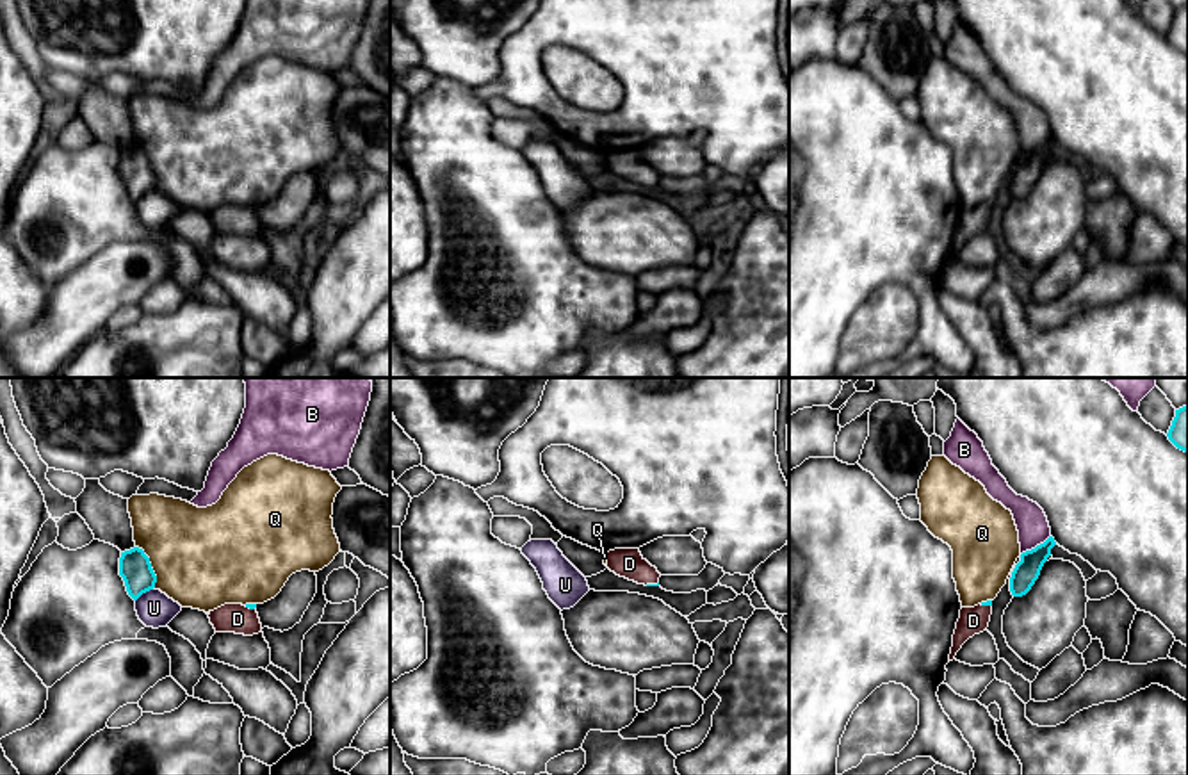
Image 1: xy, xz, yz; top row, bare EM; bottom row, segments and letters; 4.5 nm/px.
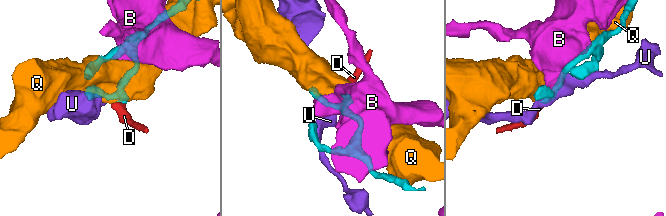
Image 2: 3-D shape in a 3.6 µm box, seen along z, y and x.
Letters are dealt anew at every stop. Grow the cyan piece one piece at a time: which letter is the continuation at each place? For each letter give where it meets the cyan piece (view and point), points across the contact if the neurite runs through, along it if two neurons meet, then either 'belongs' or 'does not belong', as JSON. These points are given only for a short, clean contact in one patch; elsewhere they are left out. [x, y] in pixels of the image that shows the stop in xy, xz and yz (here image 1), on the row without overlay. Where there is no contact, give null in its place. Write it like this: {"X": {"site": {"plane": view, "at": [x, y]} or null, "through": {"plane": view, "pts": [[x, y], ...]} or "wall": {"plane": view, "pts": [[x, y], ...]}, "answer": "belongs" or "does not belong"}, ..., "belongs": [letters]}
{"B": {"site": {"plane": "yz", "at": [1037, 146]}, "answer": "does not belong"}, "D": {"site": {"plane": "xz", "at": [650, 186]}, "through": {"plane": "xz", "pts": [[658, 184], [650, 186], [629, 164]]}, "answer": "belongs"}, "Q": {"site": {"plane": "xy", "at": [150, 166]}, "answer": "does not belong"}, "U": {"site": {"plane": "xy", "at": [145, 193]}, "answer": "does not belong"}, "belongs": ["D"]}

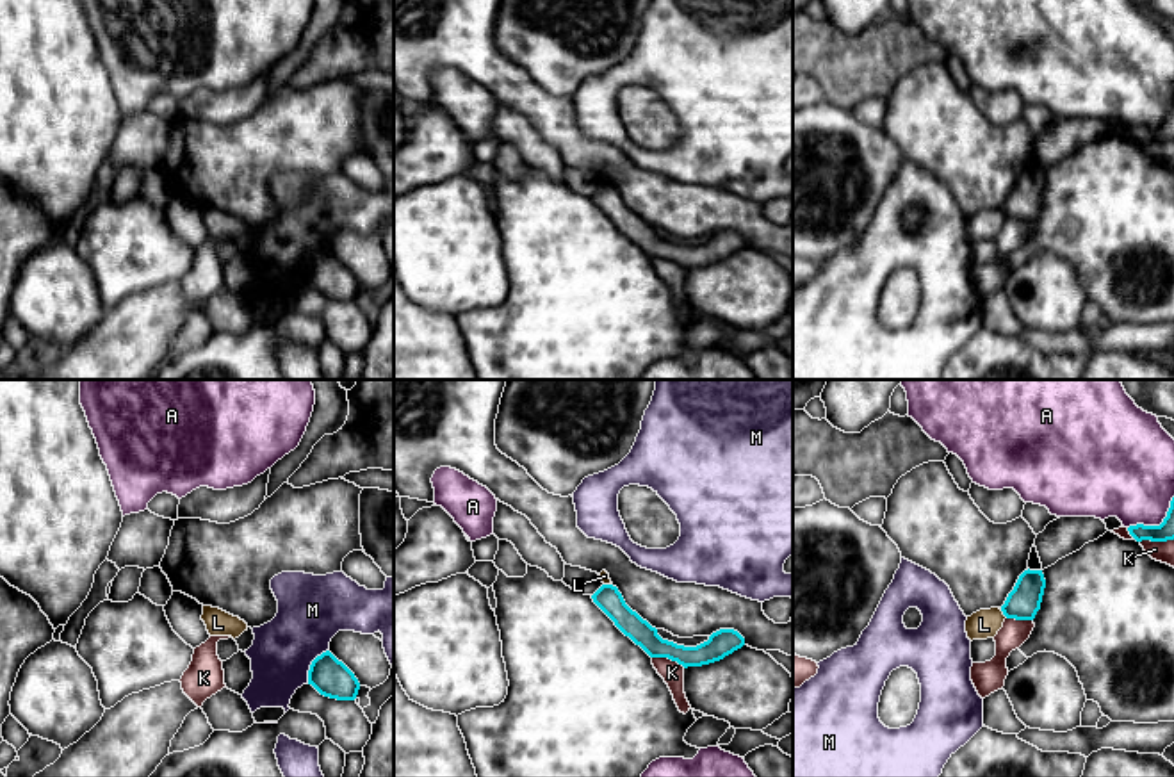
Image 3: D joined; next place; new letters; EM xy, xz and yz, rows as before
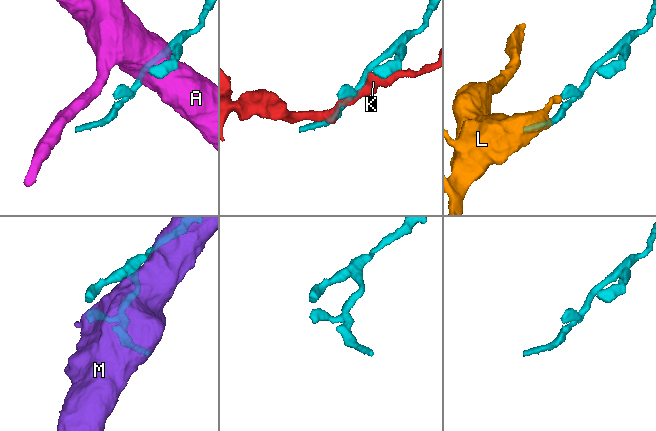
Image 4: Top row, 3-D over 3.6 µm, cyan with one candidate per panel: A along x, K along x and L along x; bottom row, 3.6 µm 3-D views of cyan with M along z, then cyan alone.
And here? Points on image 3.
{"A": {"site": {"plane": "yz", "at": [1157, 127]}, "answer": "does not belong"}, "K": {"site": {"plane": "yz", "at": [1157, 141]}, "answer": "does not belong"}, "L": {"site": {"plane": "yz", "at": [1003, 214]}, "wall": {"plane": "yz", "pts": [[1000, 211], [1007, 218]]}, "answer": "does not belong"}, "M": {"site": {"plane": "xy", "at": [312, 264]}, "answer": "does not belong"}, "belongs": []}

